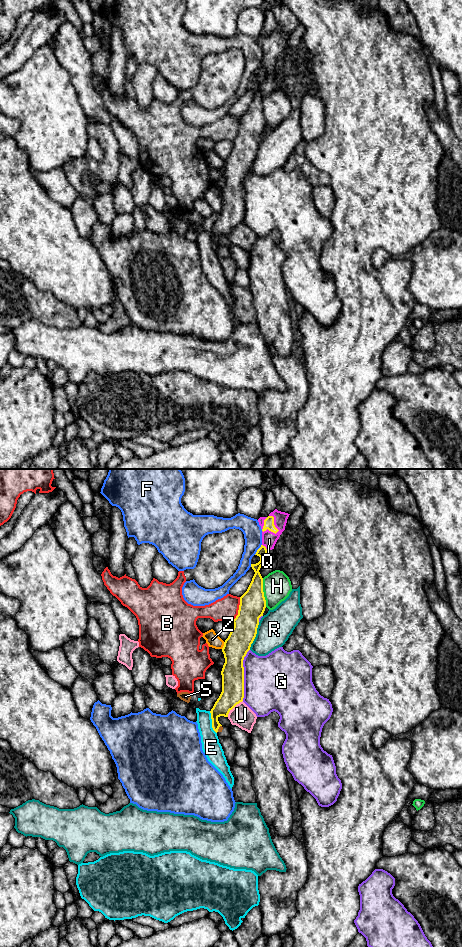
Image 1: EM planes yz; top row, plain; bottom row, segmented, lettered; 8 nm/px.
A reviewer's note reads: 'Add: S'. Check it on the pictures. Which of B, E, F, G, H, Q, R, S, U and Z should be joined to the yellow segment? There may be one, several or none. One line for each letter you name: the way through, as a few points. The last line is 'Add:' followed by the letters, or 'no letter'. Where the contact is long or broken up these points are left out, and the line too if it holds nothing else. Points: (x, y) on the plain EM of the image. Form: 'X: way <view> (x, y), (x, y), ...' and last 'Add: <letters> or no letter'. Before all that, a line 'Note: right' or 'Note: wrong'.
Note: wrong
Q: way yz (269, 41), (266, 49), (269, 59)
Add: Q

